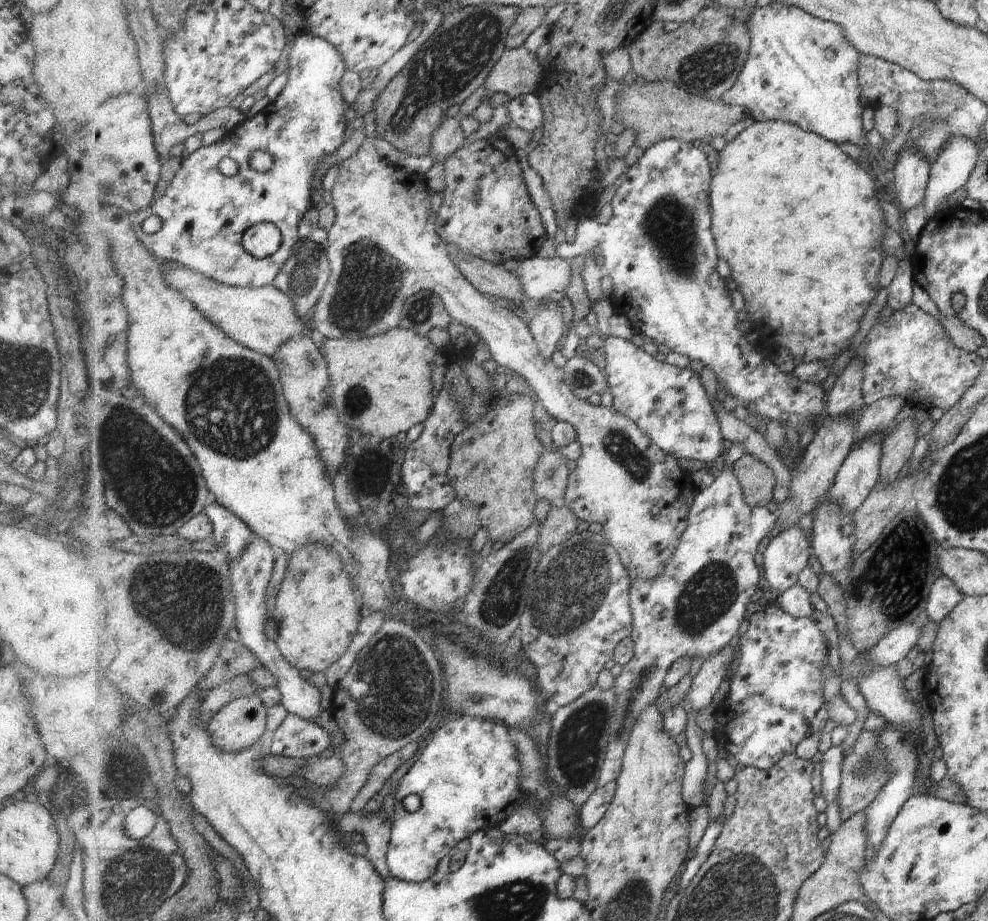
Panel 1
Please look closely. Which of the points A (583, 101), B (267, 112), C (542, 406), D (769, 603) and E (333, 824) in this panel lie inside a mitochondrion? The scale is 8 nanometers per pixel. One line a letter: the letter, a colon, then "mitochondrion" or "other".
A: other
B: other
C: other
D: other
E: other

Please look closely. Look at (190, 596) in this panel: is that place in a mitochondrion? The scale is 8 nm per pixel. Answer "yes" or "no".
yes

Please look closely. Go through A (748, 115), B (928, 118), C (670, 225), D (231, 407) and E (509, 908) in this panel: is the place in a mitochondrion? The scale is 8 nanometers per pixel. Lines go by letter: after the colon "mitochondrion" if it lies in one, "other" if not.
A: other
B: mitochondrion
C: mitochondrion
D: mitochondrion
E: mitochondrion

